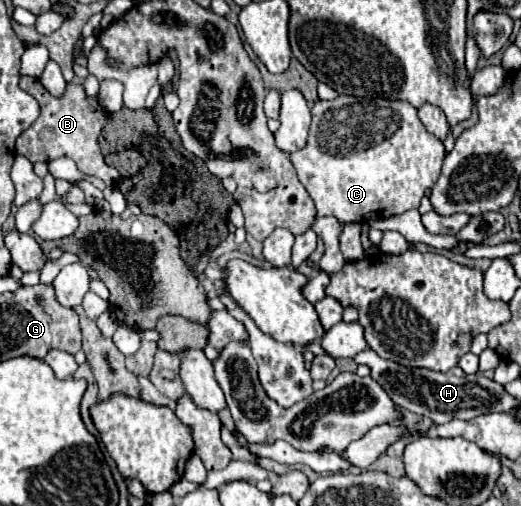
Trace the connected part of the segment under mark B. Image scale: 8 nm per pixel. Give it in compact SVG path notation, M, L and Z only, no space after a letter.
M20 77L20 87L40 103L40 117L34 121L34 125L30 129L26 129L16 139L16 151L20 155L30 159L32 163L52 161L52 159L66 155L66 157L74 159L76 165L86 175L94 175L94 177L102 179L106 185L114 185L116 181L122 179L122 175L116 167L110 167L104 163L104 157L98 147L98 135L104 127L104 109L100 107L100 103L96 99L86 97L82 85L68 83L62 97L52 97L36 77Z

